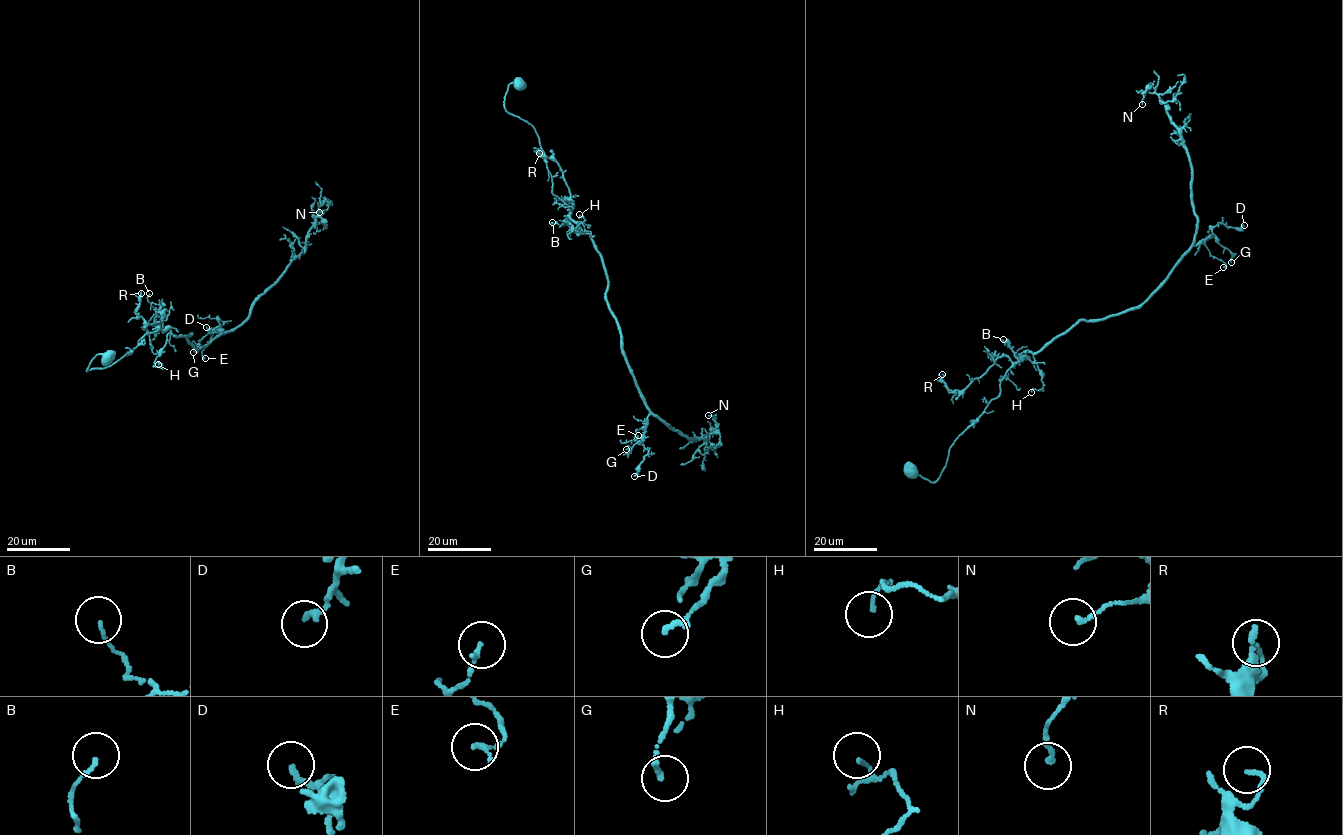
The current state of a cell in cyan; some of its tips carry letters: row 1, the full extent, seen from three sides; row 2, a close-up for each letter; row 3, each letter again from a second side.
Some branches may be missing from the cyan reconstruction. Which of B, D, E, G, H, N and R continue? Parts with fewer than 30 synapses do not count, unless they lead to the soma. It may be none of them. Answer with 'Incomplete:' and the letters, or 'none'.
Incomplete: none

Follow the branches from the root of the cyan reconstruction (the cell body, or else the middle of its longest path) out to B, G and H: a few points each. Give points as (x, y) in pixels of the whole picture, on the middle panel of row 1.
B: (518, 85), (509, 85), (504, 106), (532, 125), (552, 194), (567, 204), (577, 227), (552, 222)
G: (518, 85), (504, 106), (532, 125), (552, 194), (600, 256), (649, 412), (626, 449)
H: (518, 85), (509, 85), (504, 106), (532, 125), (552, 194), (581, 233), (579, 214)

